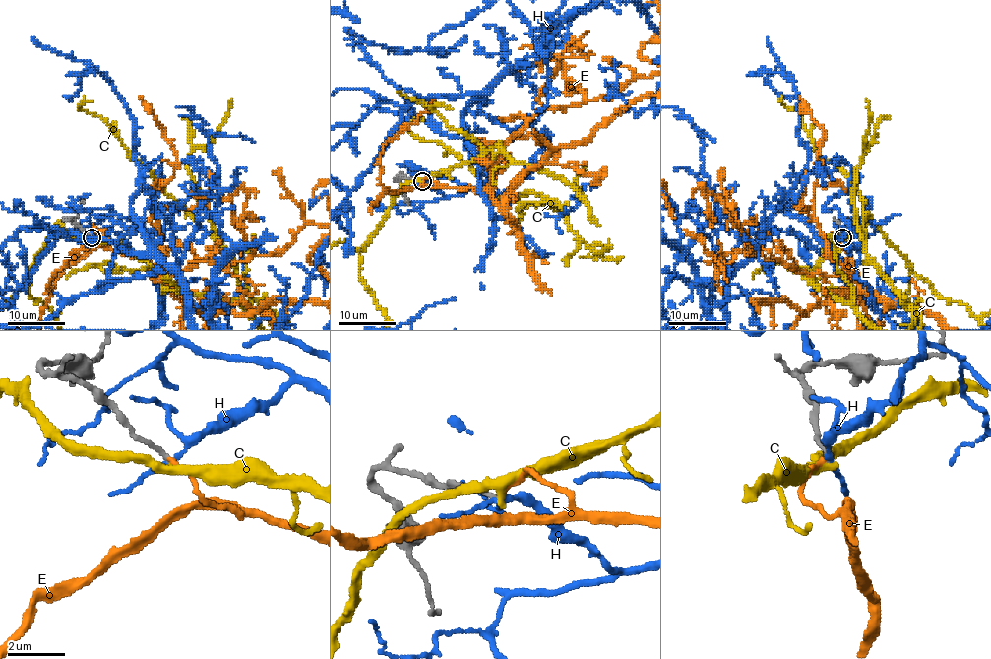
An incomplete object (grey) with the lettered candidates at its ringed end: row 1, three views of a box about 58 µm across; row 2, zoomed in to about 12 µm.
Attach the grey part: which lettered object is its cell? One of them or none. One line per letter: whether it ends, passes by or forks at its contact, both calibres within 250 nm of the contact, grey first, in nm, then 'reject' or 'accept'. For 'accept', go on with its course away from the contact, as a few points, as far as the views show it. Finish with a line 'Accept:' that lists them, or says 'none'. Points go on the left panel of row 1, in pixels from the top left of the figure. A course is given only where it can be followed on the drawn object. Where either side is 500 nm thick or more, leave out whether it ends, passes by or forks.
C: it passes by; calibres 160 and 260 nm; reject
E: it ends; calibres 160 and 150 nm; accept
H: it passes by; calibres 160 and 140 nm; reject
Accept: E

